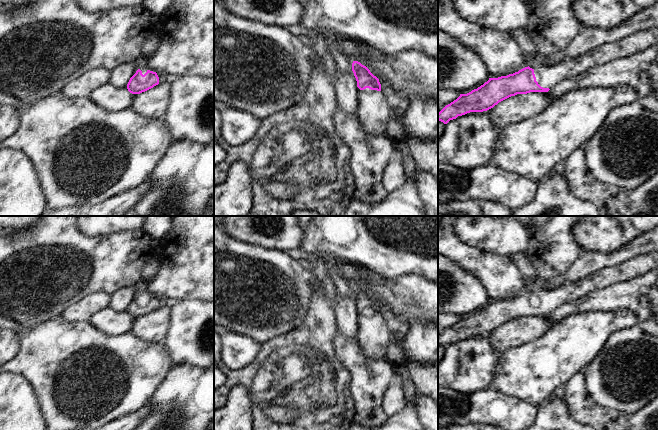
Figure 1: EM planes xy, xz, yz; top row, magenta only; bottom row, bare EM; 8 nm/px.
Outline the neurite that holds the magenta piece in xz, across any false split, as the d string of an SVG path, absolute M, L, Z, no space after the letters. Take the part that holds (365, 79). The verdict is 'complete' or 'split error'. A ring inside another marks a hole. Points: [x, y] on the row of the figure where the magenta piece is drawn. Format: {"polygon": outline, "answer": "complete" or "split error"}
{"polygon": "M353 61L352 71L360 89L357 117L364 135L370 138L387 137L387 123L393 111L387 105L379 79L358 61Z", "answer": "split error"}

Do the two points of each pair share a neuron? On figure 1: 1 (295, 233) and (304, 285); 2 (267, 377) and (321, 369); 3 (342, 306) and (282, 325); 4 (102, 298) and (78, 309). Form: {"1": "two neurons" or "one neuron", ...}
{"1": "two neurons", "2": "one neuron", "3": "two neurons", "4": "one neuron"}

